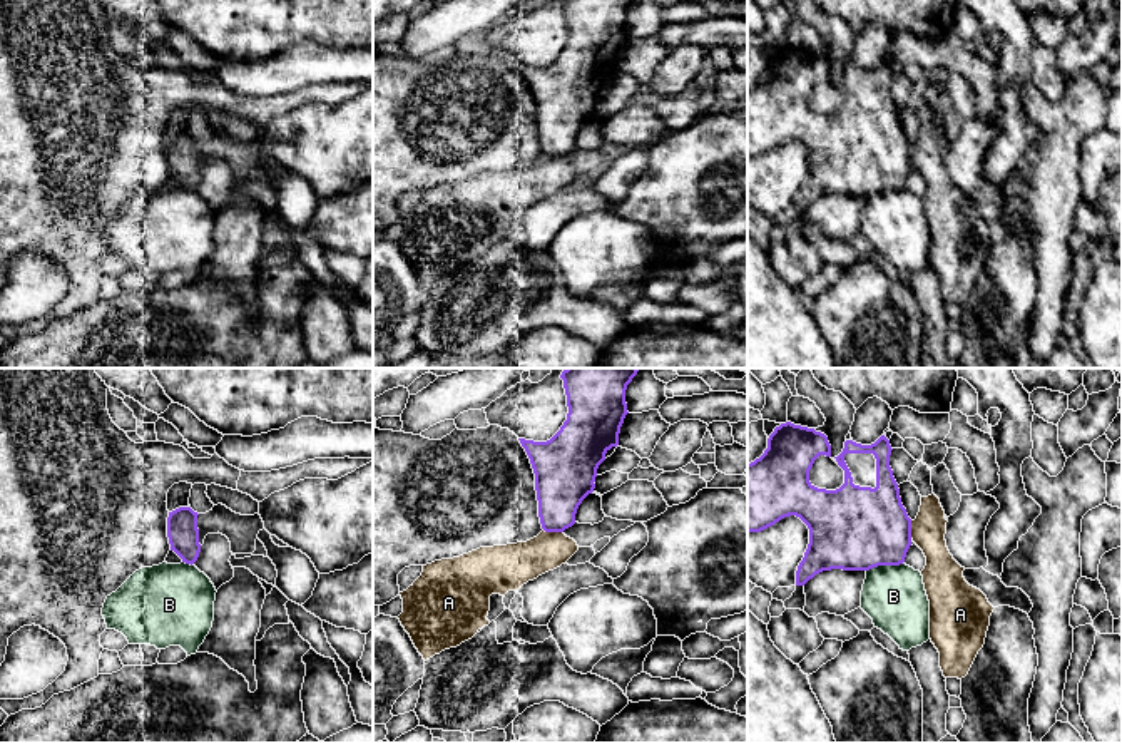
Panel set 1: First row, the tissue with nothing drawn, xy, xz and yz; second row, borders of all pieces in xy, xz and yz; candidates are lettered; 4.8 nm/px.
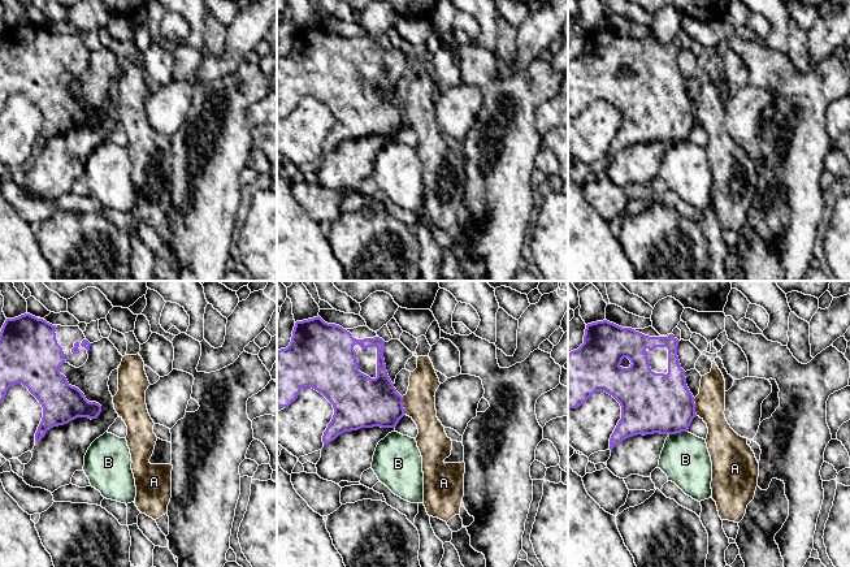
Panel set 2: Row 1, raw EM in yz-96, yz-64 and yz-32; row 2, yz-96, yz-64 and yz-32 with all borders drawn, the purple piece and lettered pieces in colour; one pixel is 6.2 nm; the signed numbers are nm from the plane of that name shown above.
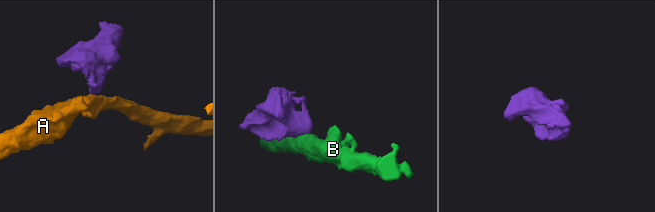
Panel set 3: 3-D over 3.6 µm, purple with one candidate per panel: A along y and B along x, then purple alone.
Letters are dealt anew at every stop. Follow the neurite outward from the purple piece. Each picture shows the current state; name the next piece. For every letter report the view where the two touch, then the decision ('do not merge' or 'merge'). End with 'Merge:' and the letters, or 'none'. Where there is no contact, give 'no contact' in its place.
A: xz | do not merge
B: yz | do not merge
Merge: none

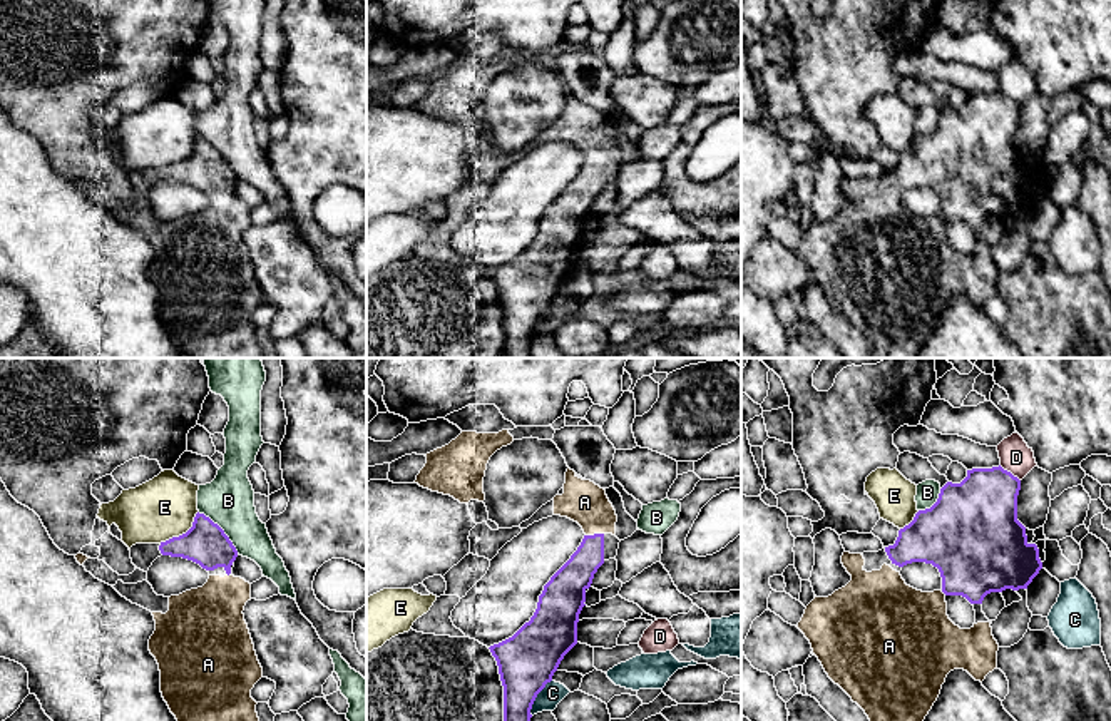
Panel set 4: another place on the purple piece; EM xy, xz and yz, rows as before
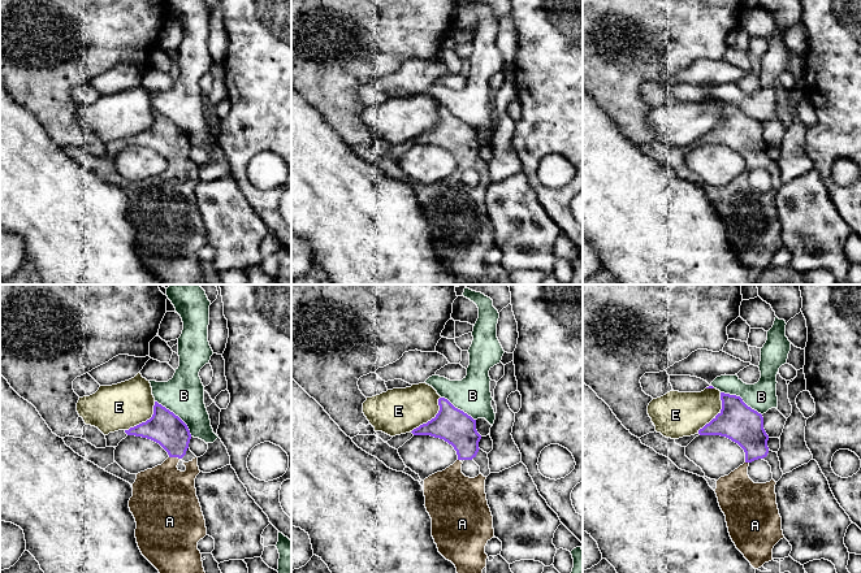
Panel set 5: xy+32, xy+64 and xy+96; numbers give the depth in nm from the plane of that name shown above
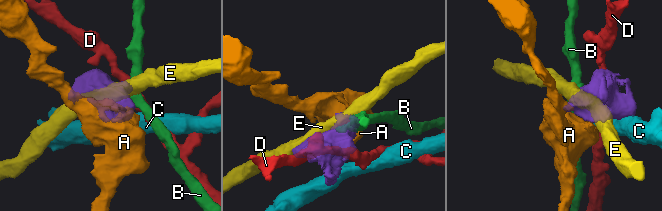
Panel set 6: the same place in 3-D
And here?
A: xz | merge
B: xy | do not merge
C: xz | do not merge
D: yz | do not merge
E: xy | do not merge
Merge: A

